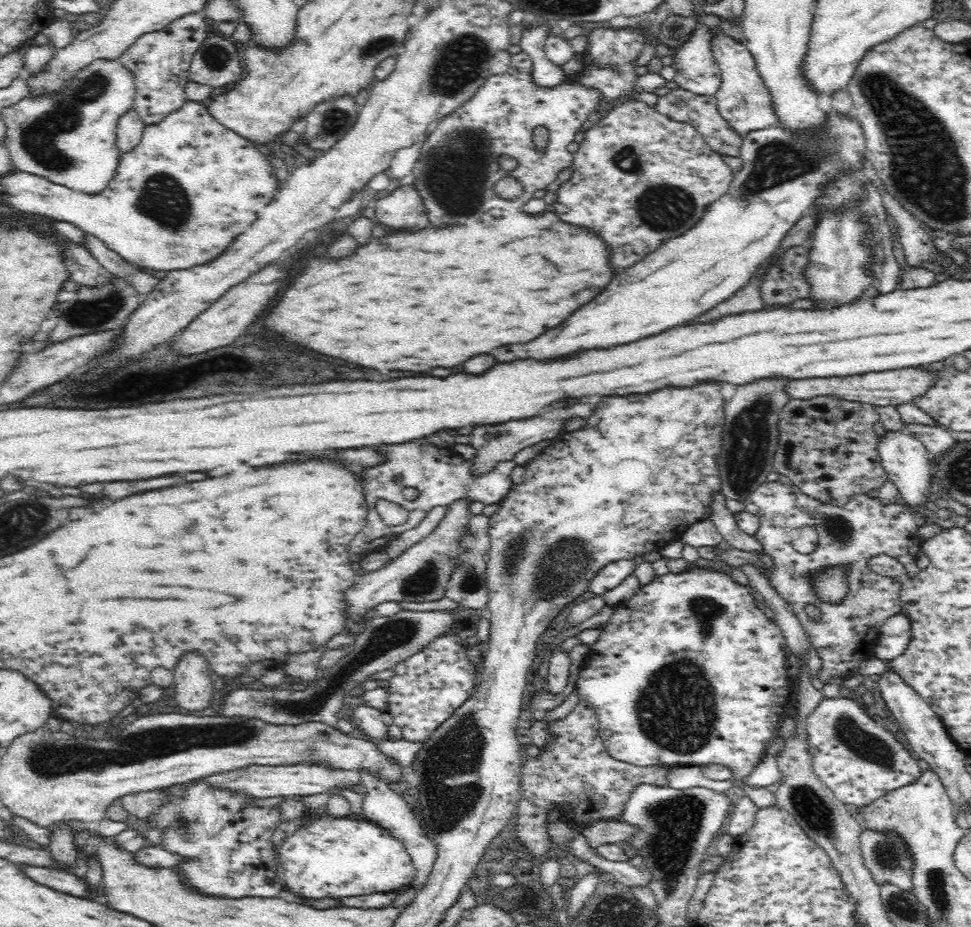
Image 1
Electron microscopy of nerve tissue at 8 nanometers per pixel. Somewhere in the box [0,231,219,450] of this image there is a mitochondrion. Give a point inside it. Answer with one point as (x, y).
(99, 312)

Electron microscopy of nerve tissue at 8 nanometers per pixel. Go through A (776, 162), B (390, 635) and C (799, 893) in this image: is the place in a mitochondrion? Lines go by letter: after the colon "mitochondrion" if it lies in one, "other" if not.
A: mitochondrion
B: mitochondrion
C: other

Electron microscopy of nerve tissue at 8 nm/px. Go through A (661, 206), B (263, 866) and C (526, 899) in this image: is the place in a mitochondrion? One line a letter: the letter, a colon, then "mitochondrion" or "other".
A: mitochondrion
B: other
C: mitochondrion

